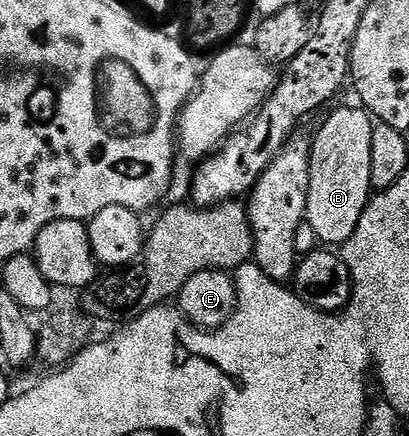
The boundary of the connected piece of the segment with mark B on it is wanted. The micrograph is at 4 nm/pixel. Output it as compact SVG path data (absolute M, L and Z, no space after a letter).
M333 107L310 150L312 172L306 223L314 226L316 239L324 246L345 244L350 234L354 234L374 192L370 170L376 124L363 107L355 107Z

